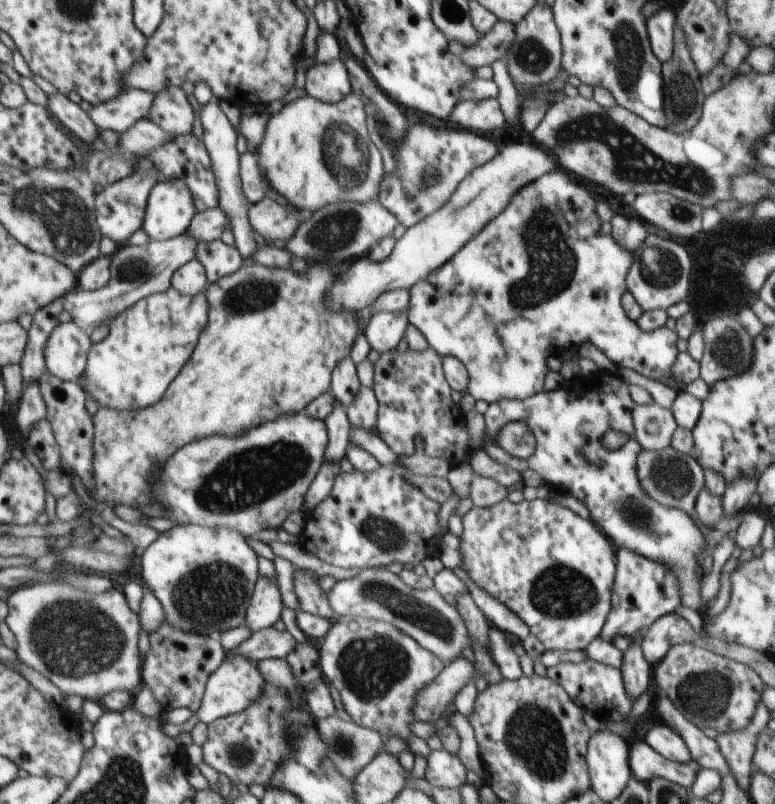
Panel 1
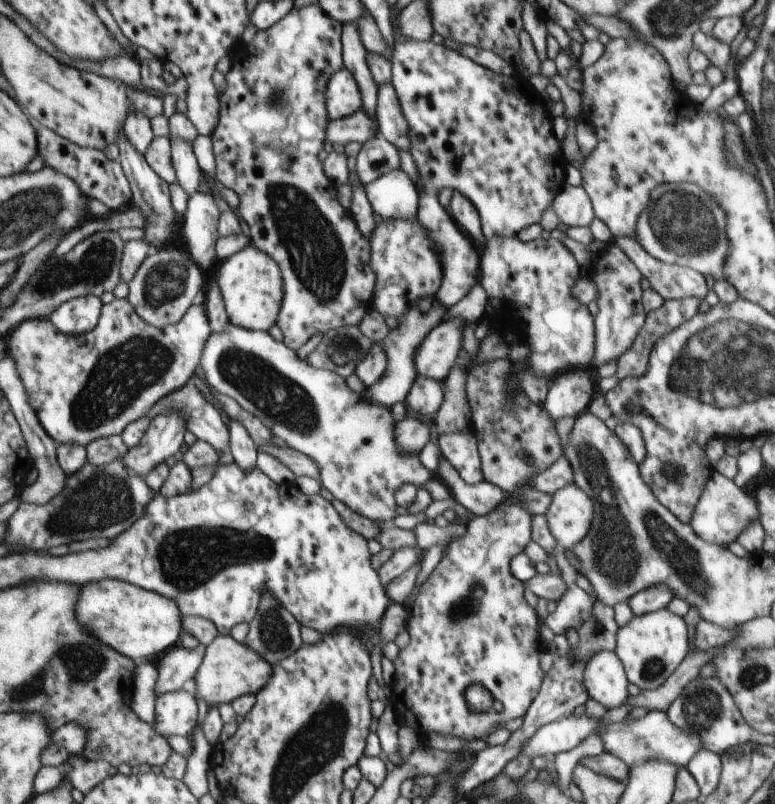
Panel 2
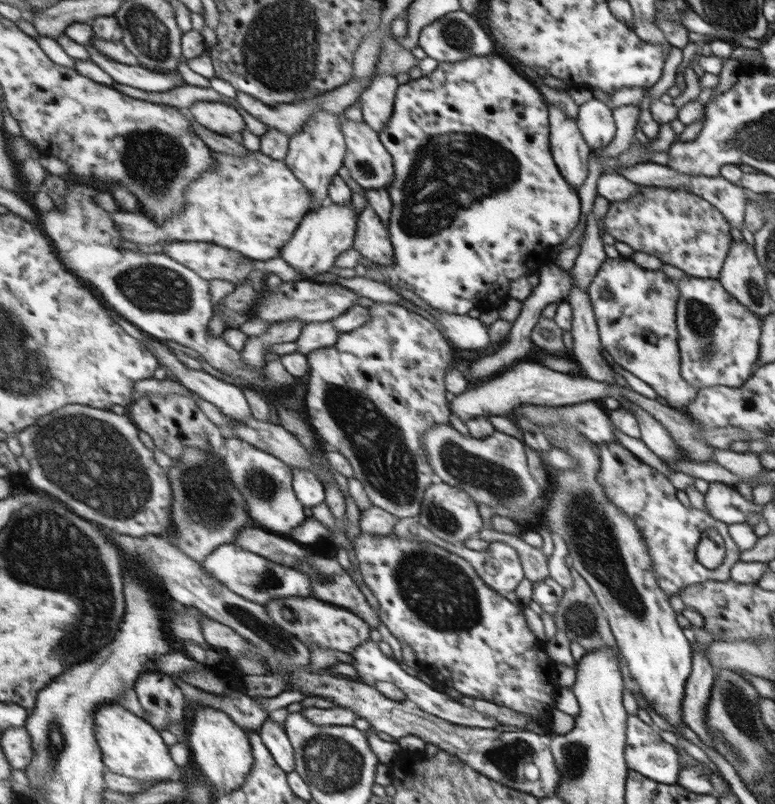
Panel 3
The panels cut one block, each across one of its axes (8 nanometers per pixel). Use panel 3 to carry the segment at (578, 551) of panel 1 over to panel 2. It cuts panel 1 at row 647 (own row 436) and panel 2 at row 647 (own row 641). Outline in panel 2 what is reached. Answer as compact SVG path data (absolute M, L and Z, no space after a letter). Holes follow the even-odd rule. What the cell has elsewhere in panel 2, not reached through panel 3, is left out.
M666 608L642 616L634 615L626 626L618 630L614 651L625 663L632 684L641 691L654 690L664 685L688 656L688 628L681 616L668 612Z

